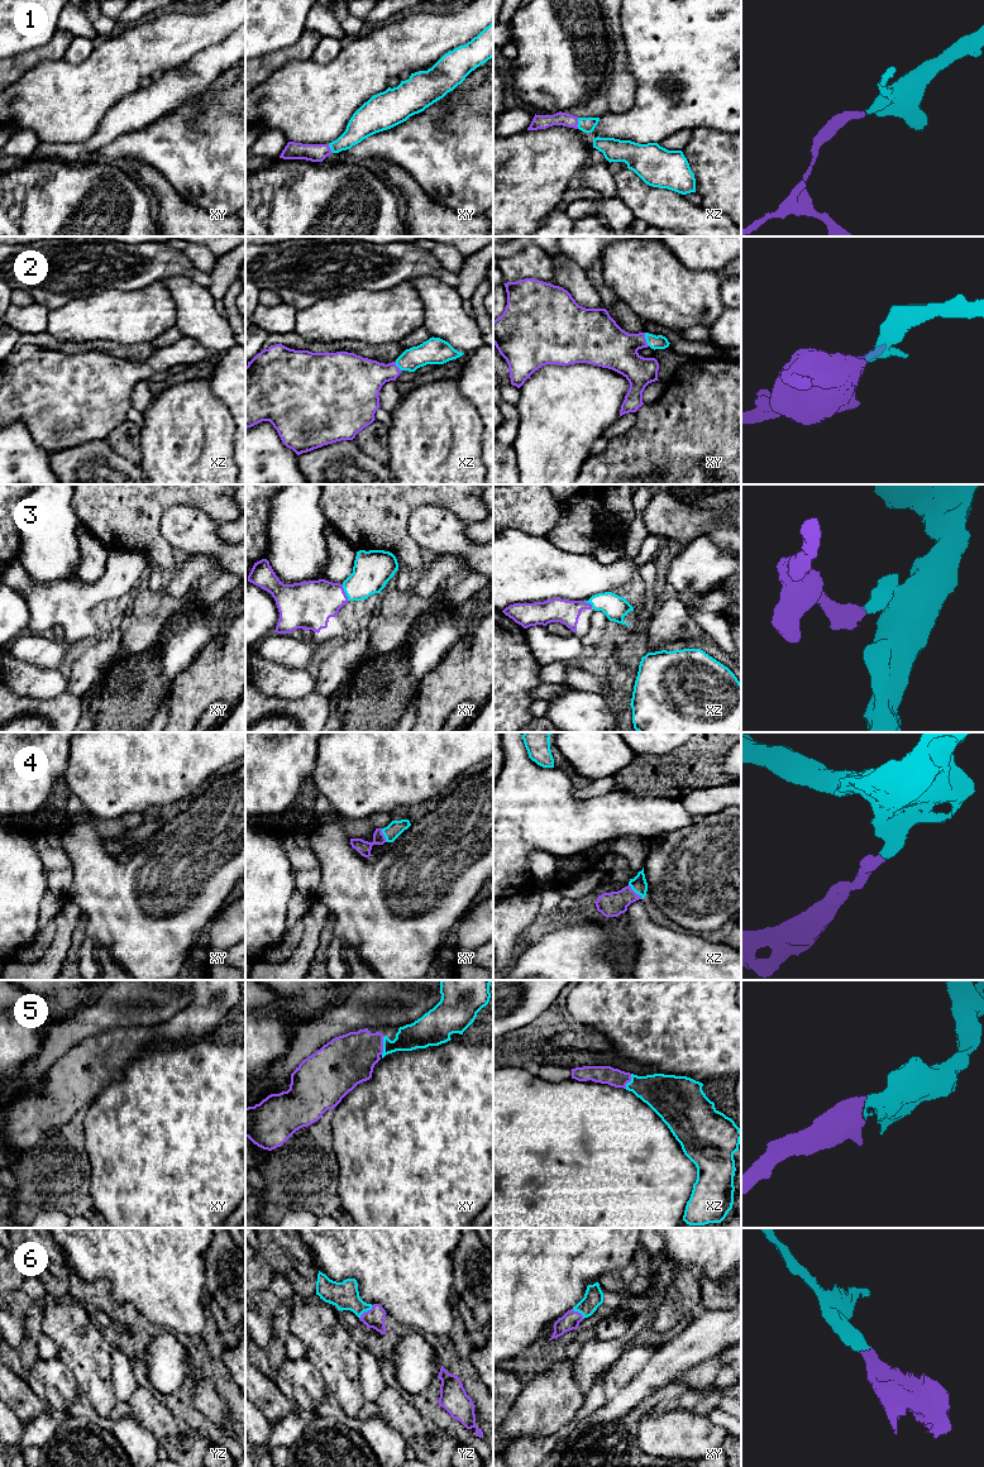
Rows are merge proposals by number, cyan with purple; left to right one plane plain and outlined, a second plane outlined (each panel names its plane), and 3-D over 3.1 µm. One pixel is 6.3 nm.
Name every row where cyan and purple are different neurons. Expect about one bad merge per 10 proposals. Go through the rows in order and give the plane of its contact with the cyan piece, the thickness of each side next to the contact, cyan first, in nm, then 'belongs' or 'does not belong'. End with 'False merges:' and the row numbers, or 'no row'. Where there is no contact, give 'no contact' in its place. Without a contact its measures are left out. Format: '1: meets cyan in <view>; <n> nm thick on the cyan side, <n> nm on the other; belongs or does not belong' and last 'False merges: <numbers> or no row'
1: meets cyan in xz; 100 nm thick on the cyan side, 100 nm on the other; belongs
2: meets cyan in xy; 90 nm thick on the cyan side, 280 nm on the other; belongs
3: meets cyan in xy; 240 nm thick on the cyan side, 300 nm on the other; belongs
4: meets cyan in xz; 100 nm thick on the cyan side, 160 nm on the other; belongs
5: meets cyan in xy; 180 nm thick on the cyan side, 320 nm on the other; belongs
6: meets cyan in yz; 180 nm thick on the cyan side, 130 nm on the other; belongs
False merges: no row

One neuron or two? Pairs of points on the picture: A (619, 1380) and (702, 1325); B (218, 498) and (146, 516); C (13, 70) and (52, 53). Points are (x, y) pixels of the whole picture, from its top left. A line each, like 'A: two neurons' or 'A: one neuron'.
A: two neurons
B: one neuron
C: one neuron

